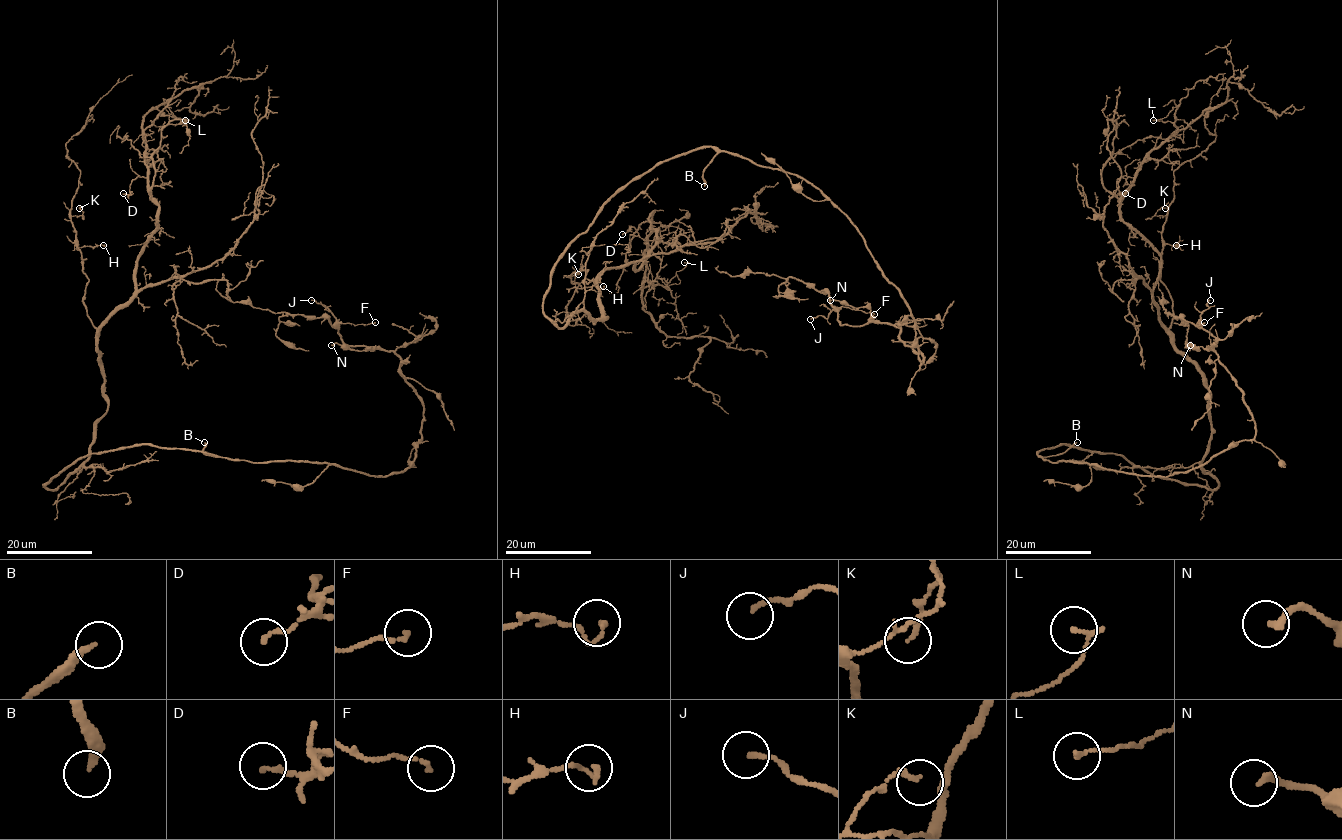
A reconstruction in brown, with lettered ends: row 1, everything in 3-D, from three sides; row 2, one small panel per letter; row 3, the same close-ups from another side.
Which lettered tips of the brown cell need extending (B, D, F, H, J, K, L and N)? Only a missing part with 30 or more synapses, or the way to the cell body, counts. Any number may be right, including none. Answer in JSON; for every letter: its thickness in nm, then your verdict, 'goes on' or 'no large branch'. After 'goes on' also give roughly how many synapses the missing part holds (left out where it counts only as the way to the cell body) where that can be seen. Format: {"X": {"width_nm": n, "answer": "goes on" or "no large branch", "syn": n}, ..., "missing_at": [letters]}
{"B": {"width_nm": 220, "answer": "goes on", "syn": 200}, "D": {"width_nm": 160, "answer": "no large branch"}, "F": {"width_nm": 130, "answer": "no large branch"}, "H": {"width_nm": 160, "answer": "no large branch"}, "J": {"width_nm": 140, "answer": "no large branch"}, "K": {"width_nm": 150, "answer": "no large branch"}, "L": {"width_nm": 140, "answer": "no large branch"}, "N": {"width_nm": 240, "answer": "no large branch"}, "missing_at": ["B"]}

